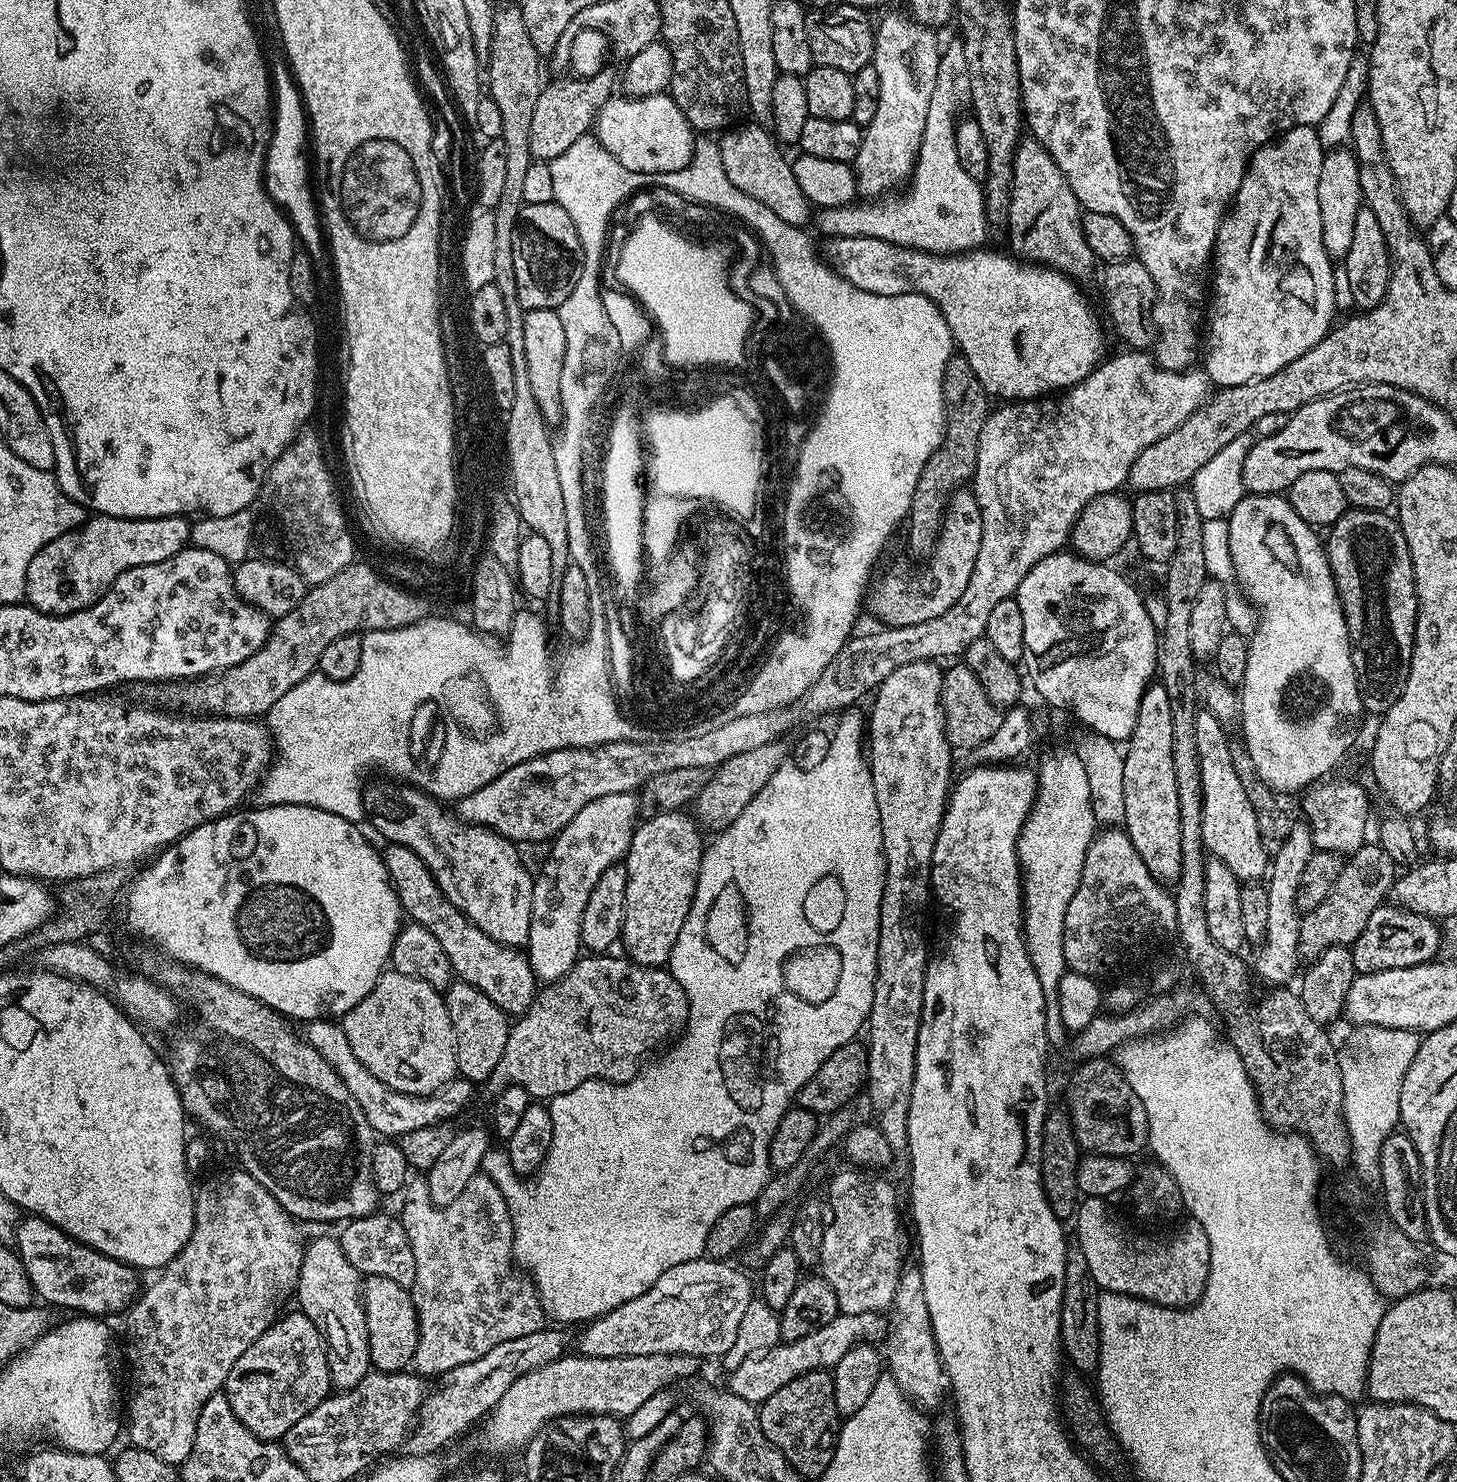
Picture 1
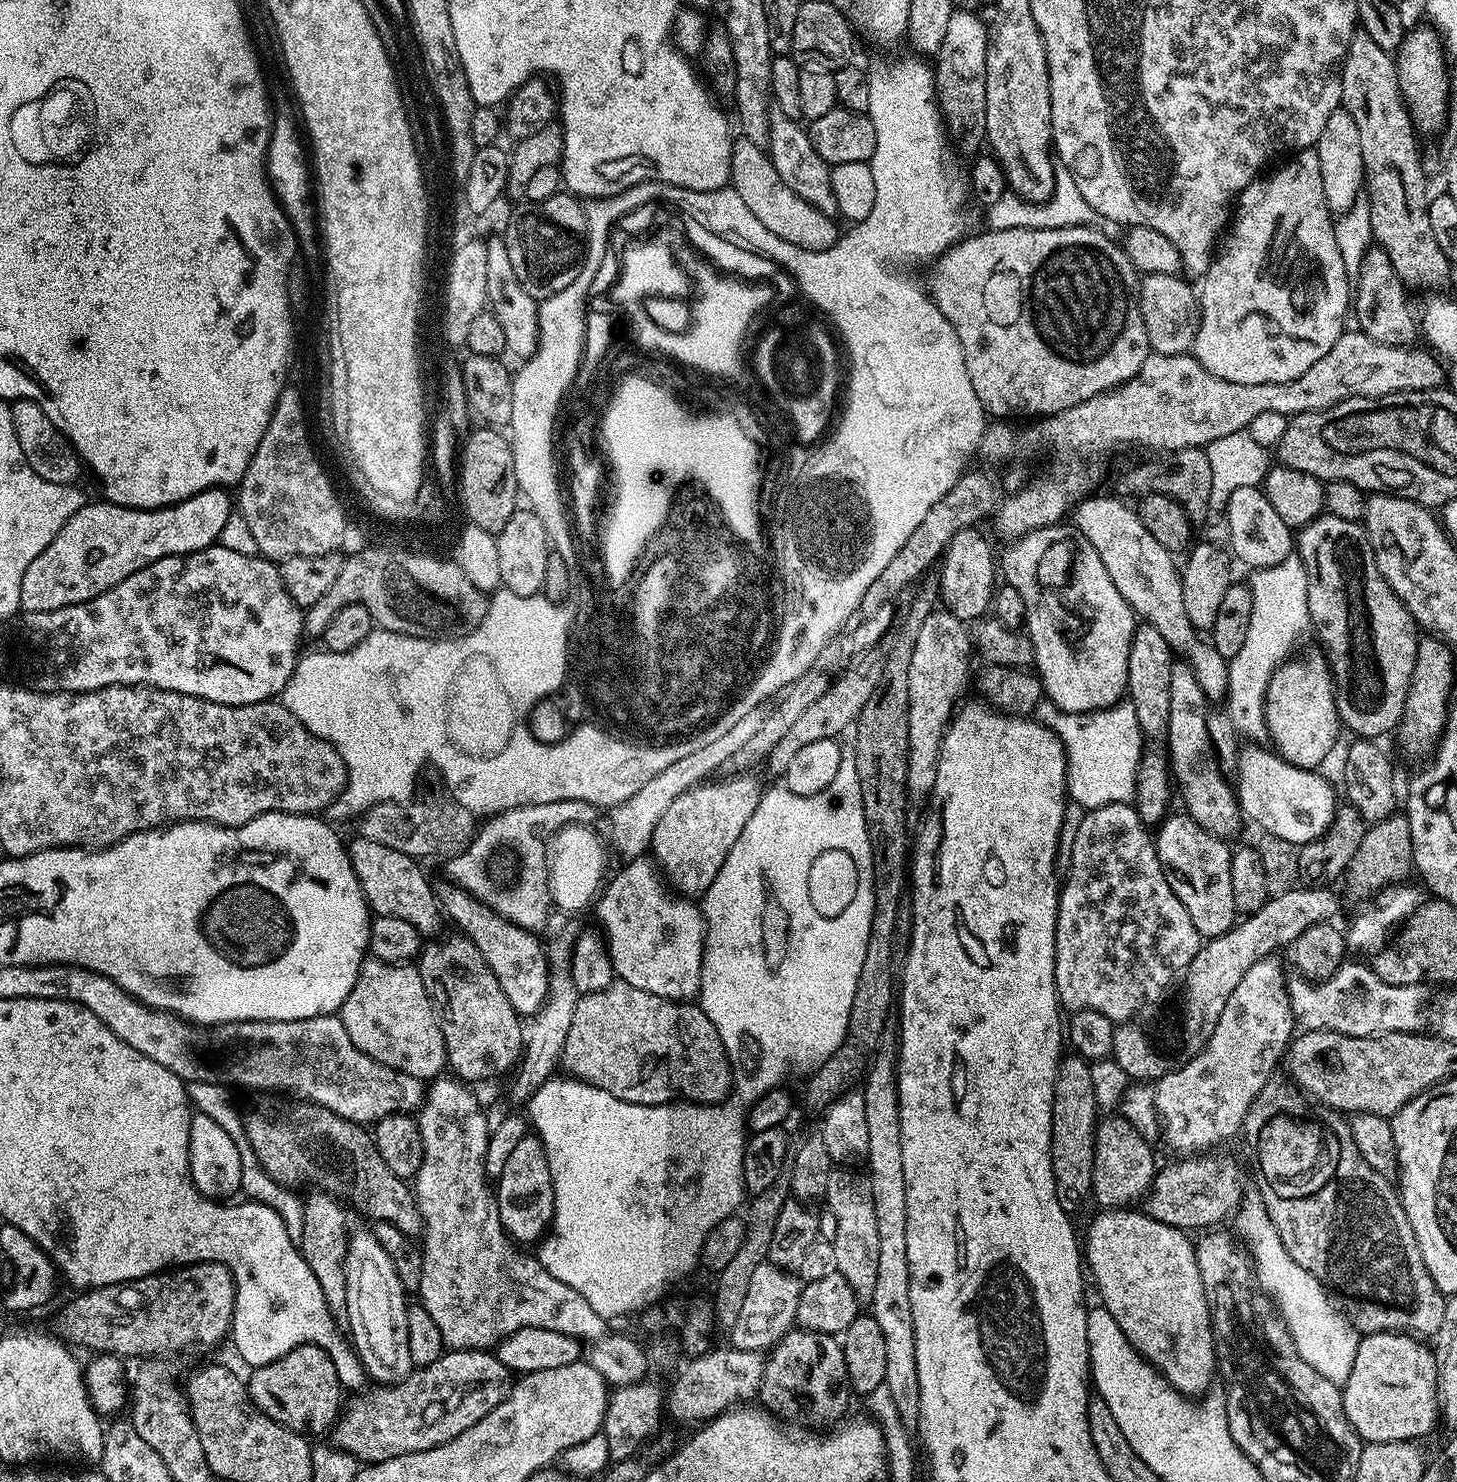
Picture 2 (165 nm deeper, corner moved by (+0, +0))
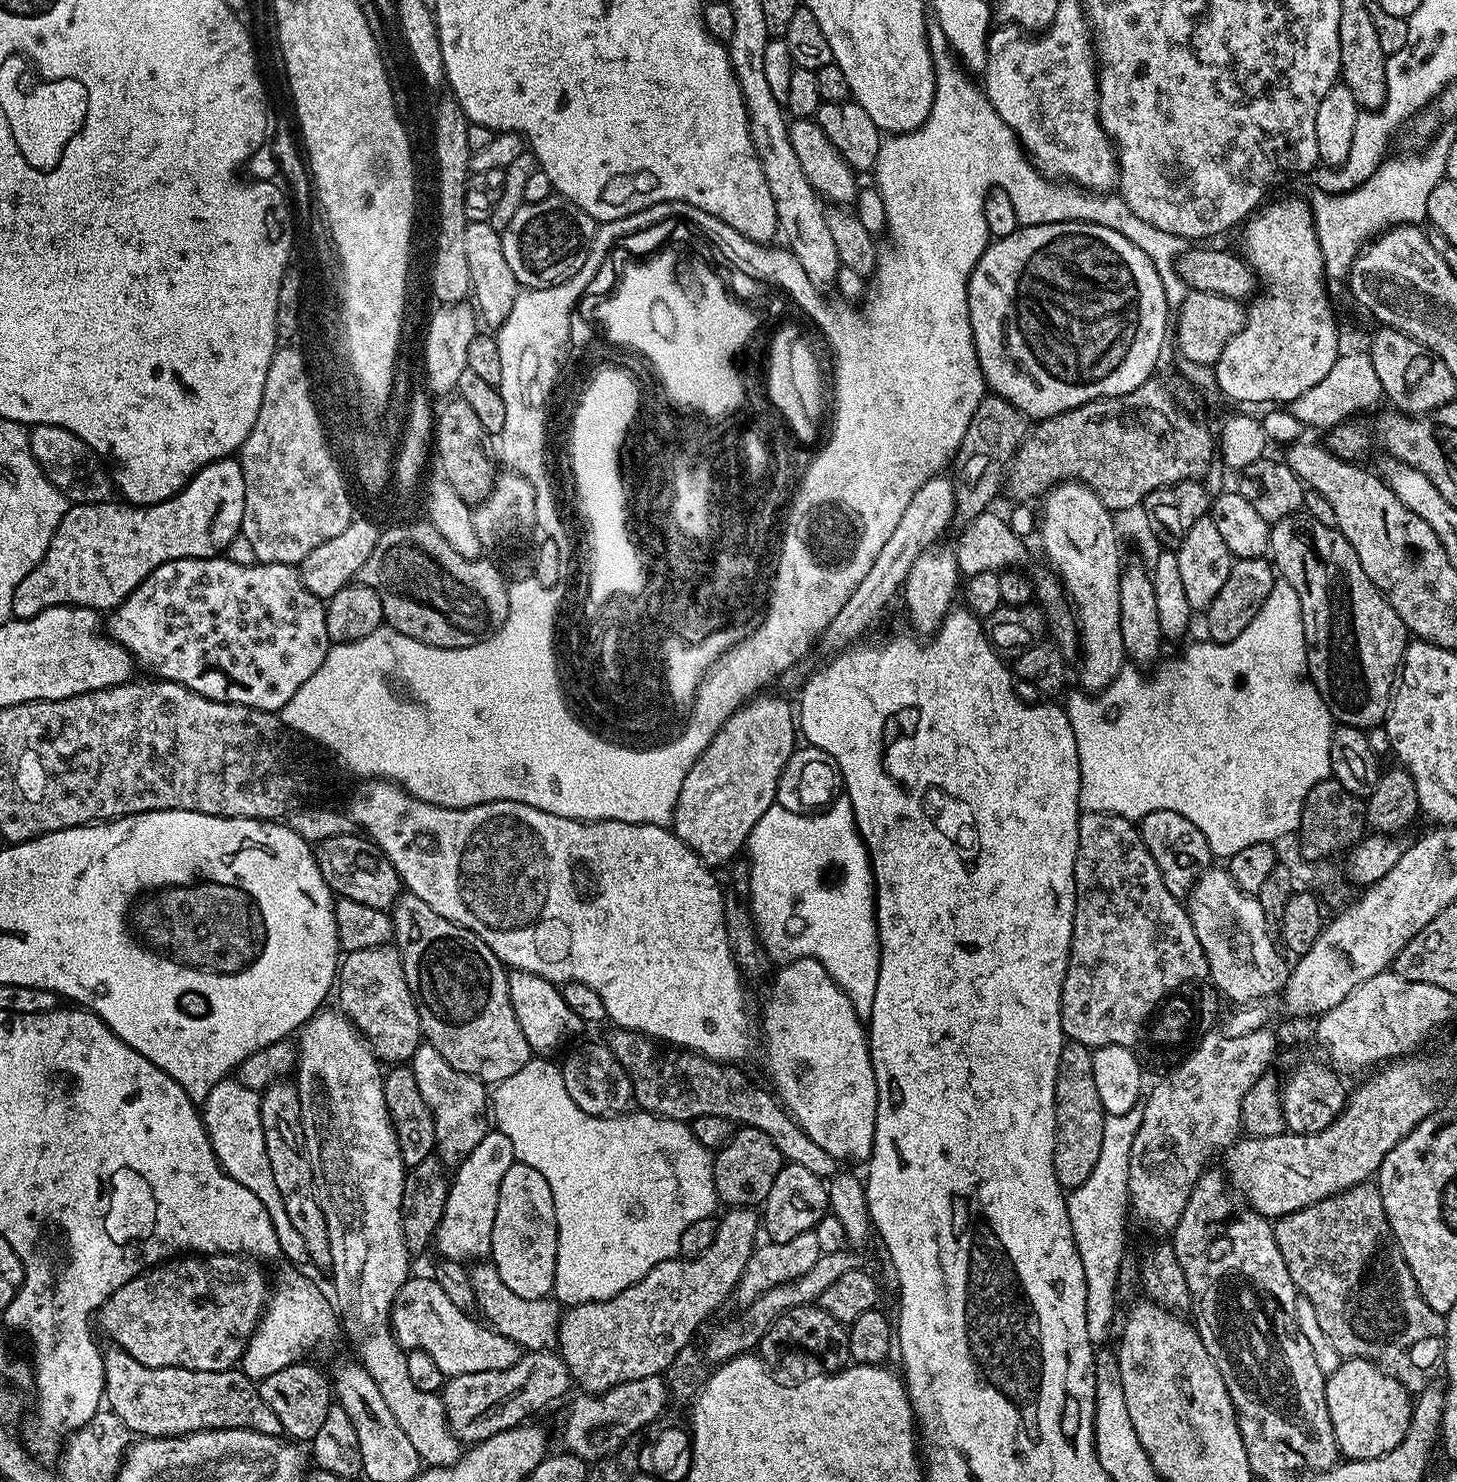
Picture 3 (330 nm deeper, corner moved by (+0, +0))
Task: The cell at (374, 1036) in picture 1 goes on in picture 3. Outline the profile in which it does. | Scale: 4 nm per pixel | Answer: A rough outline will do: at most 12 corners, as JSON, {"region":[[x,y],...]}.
{"region":[[392,944],[347,953],[339,1011],[388,1066],[422,1043]]}

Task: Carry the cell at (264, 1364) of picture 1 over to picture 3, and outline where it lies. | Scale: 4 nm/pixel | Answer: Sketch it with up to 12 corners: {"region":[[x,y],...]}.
{"region":[[297,1362],[259,1381],[293,1441],[310,1442],[334,1407],[329,1377]]}

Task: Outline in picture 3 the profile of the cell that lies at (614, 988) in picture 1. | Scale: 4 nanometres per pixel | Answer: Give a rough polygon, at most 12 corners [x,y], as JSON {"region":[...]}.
{"region":[[641,1032],[606,1043],[635,1103],[668,1120],[721,1115],[762,1130],[787,1163],[838,1161],[767,1087]]}

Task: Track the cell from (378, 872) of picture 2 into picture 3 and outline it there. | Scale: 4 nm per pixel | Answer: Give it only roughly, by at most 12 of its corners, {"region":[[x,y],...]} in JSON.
{"region":[[360,834],[315,845],[337,897],[390,909],[423,1039],[488,1086],[534,1053],[506,966],[402,893]]}

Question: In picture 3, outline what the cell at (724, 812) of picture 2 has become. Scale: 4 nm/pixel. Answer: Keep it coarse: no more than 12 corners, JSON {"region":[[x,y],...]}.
{"region":[[780,696],[741,704],[682,782],[672,831],[727,865],[798,744]]}

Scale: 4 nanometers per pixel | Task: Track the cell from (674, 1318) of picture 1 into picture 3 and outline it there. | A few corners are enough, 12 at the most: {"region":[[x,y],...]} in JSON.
{"region":[[413,1275],[390,1331],[448,1378],[506,1370],[520,1345]]}

